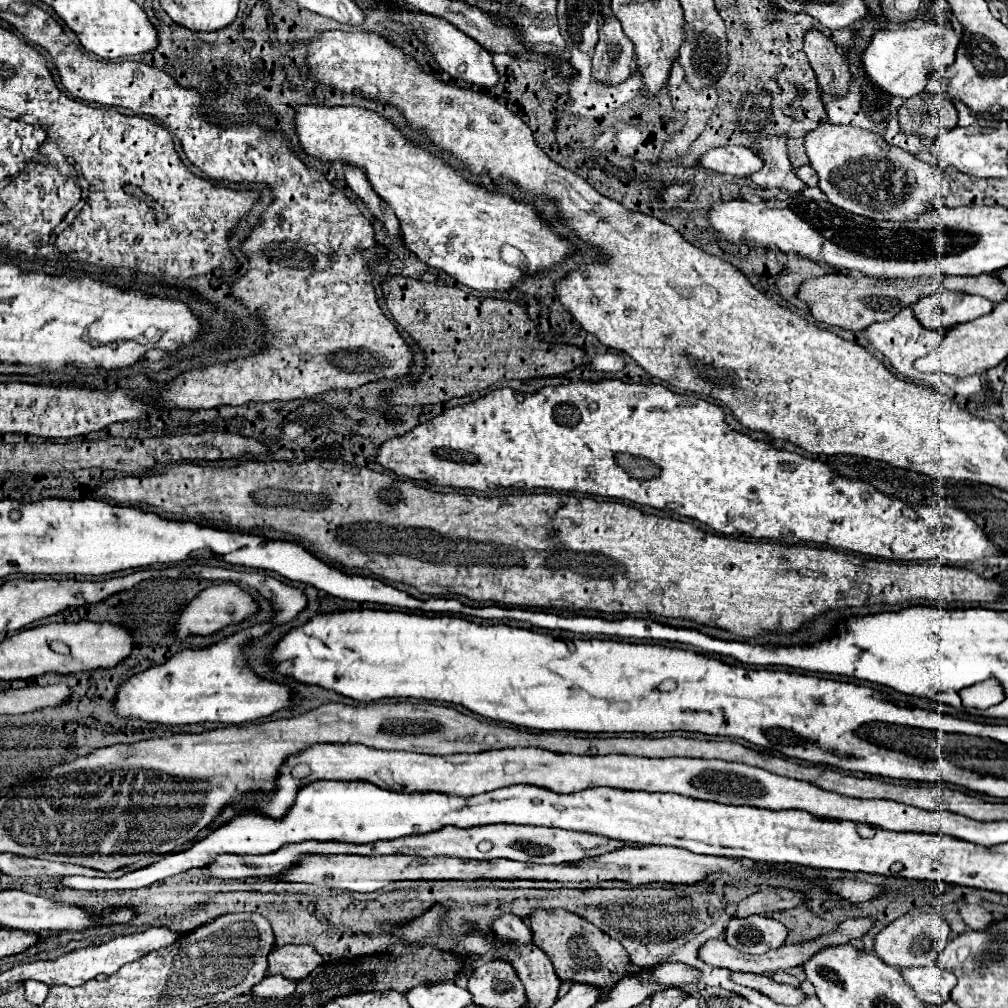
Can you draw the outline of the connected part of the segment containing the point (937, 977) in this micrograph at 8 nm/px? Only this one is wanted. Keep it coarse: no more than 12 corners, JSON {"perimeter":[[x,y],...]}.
{"perimeter":[[936,964],[902,968],[924,1004],[944,1004],[956,976]]}

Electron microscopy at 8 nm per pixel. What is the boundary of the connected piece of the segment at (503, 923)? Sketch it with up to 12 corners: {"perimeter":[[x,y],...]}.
{"perimeter":[[516,914],[492,922],[498,940],[526,944],[532,940],[528,924]]}

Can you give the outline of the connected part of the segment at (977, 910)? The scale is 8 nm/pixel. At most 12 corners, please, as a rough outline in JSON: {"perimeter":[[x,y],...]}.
{"perimeter":[[958,900],[964,924],[972,930],[986,928],[992,914],[980,904]]}

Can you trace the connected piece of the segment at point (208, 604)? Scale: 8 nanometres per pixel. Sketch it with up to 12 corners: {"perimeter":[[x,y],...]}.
{"perimeter":[[236,584],[202,590],[180,614],[176,632],[212,634],[256,612]]}

